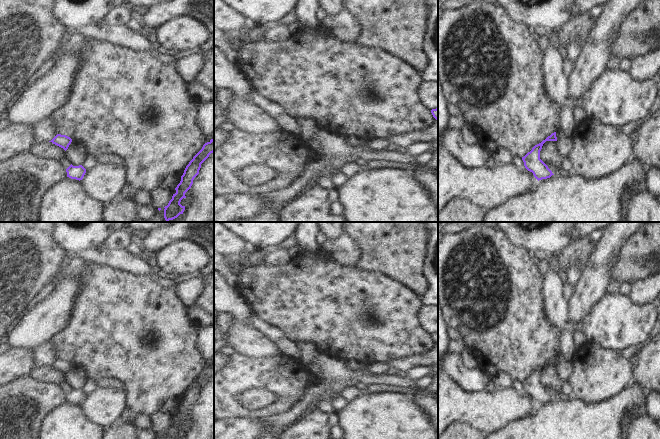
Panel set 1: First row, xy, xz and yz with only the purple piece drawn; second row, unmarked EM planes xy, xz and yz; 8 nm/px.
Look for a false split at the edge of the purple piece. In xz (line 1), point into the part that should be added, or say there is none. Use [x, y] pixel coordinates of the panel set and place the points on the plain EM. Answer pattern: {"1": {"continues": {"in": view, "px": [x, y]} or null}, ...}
{"1": {"continues": null}}

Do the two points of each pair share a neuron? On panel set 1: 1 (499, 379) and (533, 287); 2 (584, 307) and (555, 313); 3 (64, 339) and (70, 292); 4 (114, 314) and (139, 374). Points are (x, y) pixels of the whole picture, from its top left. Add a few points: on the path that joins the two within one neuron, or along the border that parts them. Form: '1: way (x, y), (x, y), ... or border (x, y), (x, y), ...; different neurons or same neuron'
1: border (491, 373), (505, 370), (513, 379); different neurons
2: border (568, 300), (568, 317), (565, 326); different neurons
3: border (75, 305), (70, 322), (51, 339); different neurons
4: way (129, 329), (135, 335), (135, 357), (137, 359); same neuron

